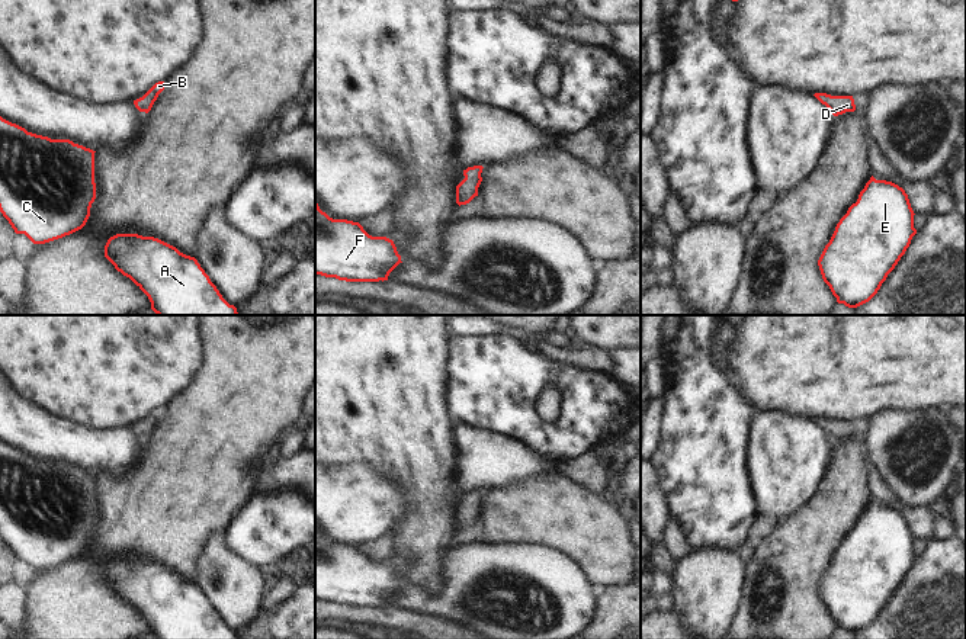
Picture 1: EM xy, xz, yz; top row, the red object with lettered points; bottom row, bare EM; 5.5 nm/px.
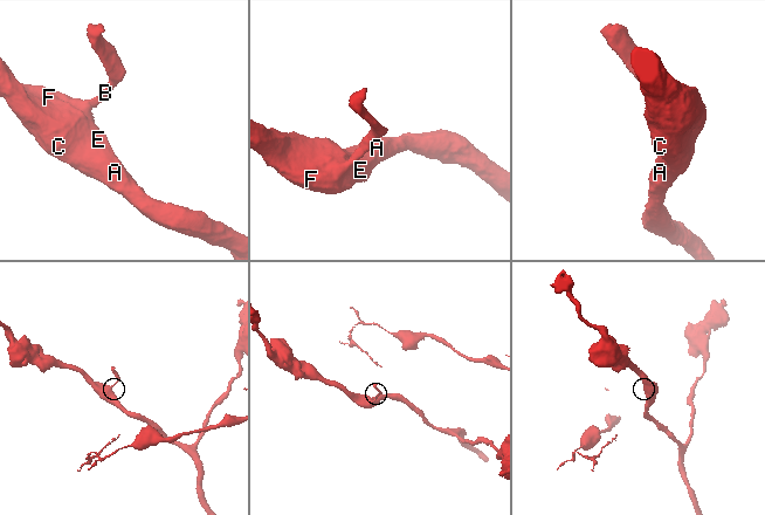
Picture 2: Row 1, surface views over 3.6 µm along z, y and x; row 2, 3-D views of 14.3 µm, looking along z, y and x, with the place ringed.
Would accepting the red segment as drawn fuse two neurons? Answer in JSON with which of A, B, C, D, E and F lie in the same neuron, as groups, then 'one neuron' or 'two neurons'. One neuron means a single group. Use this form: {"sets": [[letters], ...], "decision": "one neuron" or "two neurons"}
{"sets": [["A", "B", "C", "D", "E", "F"]], "decision": "one neuron"}

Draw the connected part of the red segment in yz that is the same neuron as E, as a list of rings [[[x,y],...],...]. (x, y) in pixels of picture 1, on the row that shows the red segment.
[[[870,177],[857,202],[848,208],[837,224],[818,260],[822,279],[838,304],[857,308],[877,293],[917,234],[914,215],[908,195],[902,187],[892,182]]]

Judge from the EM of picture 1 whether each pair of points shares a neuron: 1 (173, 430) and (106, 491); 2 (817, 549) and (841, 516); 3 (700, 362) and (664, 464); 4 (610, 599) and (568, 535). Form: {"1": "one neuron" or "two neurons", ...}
{"1": "one neuron", "2": "one neuron", "3": "one neuron", "4": "two neurons"}

